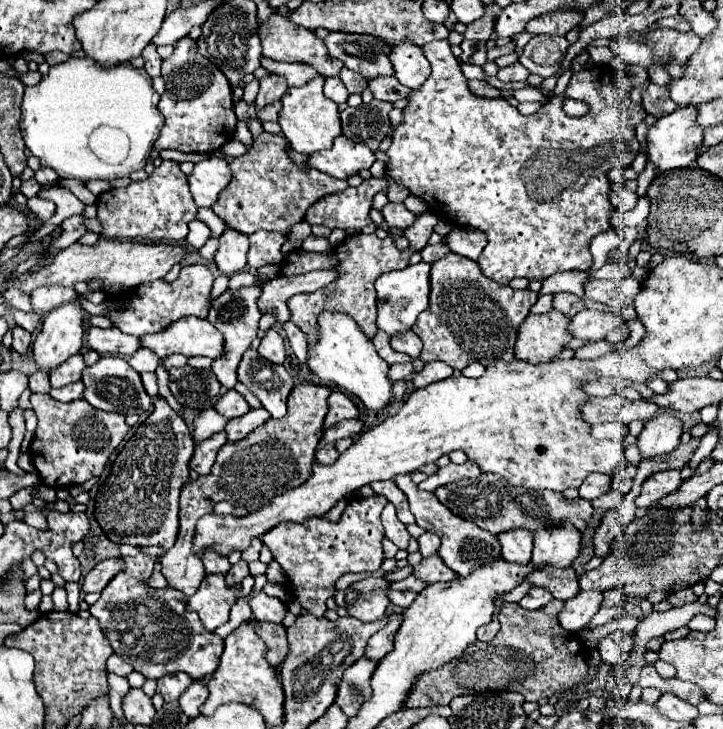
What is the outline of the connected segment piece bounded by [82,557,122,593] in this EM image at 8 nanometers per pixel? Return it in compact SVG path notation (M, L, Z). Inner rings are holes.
M118 557L114 559L106 559L102 563L98 563L86 577L84 577L84 583L82 583L82 591L84 593L100 593L108 581L112 579L114 573L120 573L120 567L122 561L118 561Z

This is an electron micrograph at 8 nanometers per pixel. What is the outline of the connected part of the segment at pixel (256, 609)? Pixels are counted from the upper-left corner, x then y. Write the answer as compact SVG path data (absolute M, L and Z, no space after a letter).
M258 593L250 599L250 607L252 607L252 617L260 623L282 623L284 615L288 613L288 607L282 599L278 597L268 597L264 593Z

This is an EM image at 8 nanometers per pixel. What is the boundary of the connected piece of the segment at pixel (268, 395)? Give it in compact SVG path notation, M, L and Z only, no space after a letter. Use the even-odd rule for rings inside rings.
M246 349L238 365L238 381L260 399L274 419L286 415L286 399L294 383L282 365L264 361L254 349Z

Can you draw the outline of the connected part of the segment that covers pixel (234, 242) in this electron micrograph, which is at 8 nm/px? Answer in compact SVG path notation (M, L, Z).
M226 229L220 235L220 247L216 252L214 262L224 275L234 275L246 267L246 253L248 253L248 235L238 233L236 229Z

